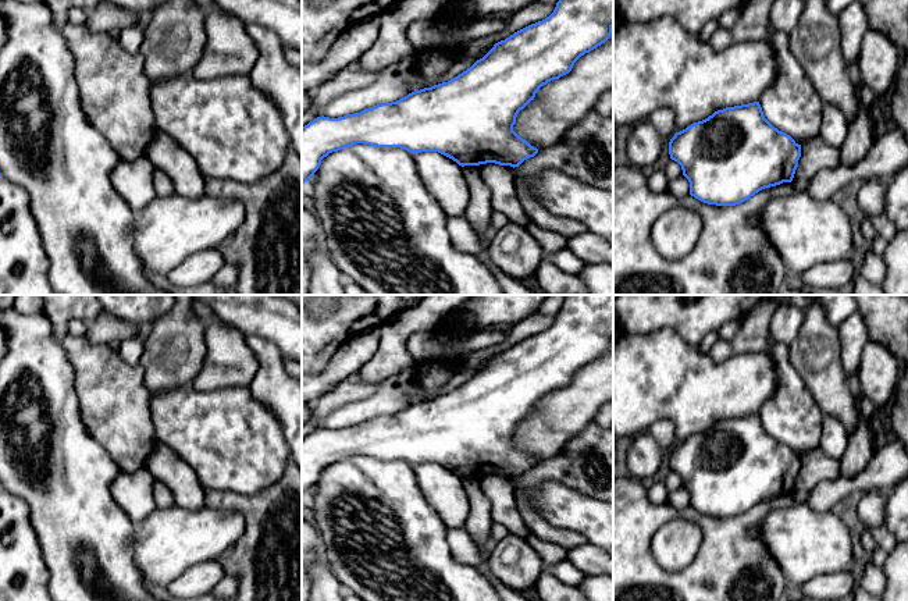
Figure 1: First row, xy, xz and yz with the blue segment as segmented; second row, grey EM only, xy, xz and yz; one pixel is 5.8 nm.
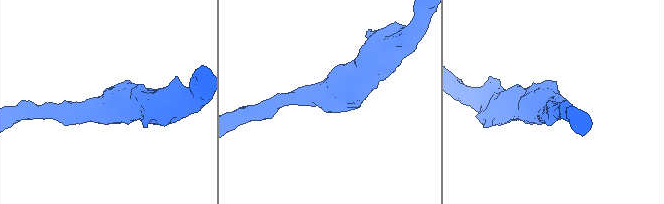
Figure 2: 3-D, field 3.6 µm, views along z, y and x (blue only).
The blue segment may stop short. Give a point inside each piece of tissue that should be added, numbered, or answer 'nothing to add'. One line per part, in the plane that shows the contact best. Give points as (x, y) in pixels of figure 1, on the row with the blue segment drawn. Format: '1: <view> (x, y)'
nothing to add

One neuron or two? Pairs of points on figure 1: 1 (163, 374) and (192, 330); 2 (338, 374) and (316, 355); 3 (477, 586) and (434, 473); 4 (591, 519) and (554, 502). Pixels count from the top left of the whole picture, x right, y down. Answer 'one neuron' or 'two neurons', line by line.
1: one neuron
2: two neurons
3: two neurons
4: one neuron

